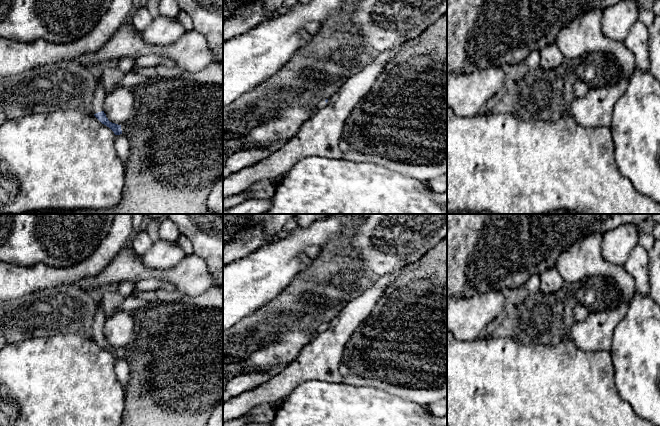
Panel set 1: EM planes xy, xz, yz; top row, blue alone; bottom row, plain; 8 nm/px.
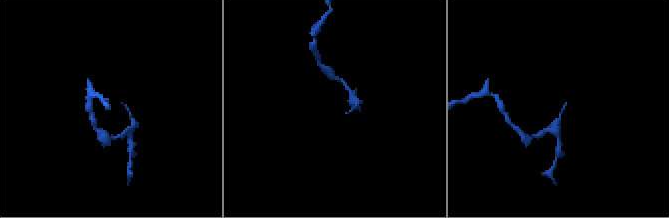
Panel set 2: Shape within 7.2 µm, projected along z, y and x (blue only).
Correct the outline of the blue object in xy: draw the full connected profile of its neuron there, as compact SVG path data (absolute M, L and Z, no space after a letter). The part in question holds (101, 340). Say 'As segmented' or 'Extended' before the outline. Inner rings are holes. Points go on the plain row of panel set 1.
Extended. M101 301L98 302L98 309L95 316L95 320L93 322L93 337L94 340L104 349L109 351L115 359L122 358L121 349L112 347L108 344L106 341L106 338L104 337L104 324L106 321L106 315L104 313L104 308L101 304Z

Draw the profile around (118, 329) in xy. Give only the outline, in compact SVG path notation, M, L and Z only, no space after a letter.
M117 312L106 319L104 337L112 347L122 349L133 336L134 312Z

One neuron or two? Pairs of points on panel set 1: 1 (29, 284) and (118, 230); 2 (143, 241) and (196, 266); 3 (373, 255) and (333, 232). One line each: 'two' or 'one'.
1: one
2: two
3: two

